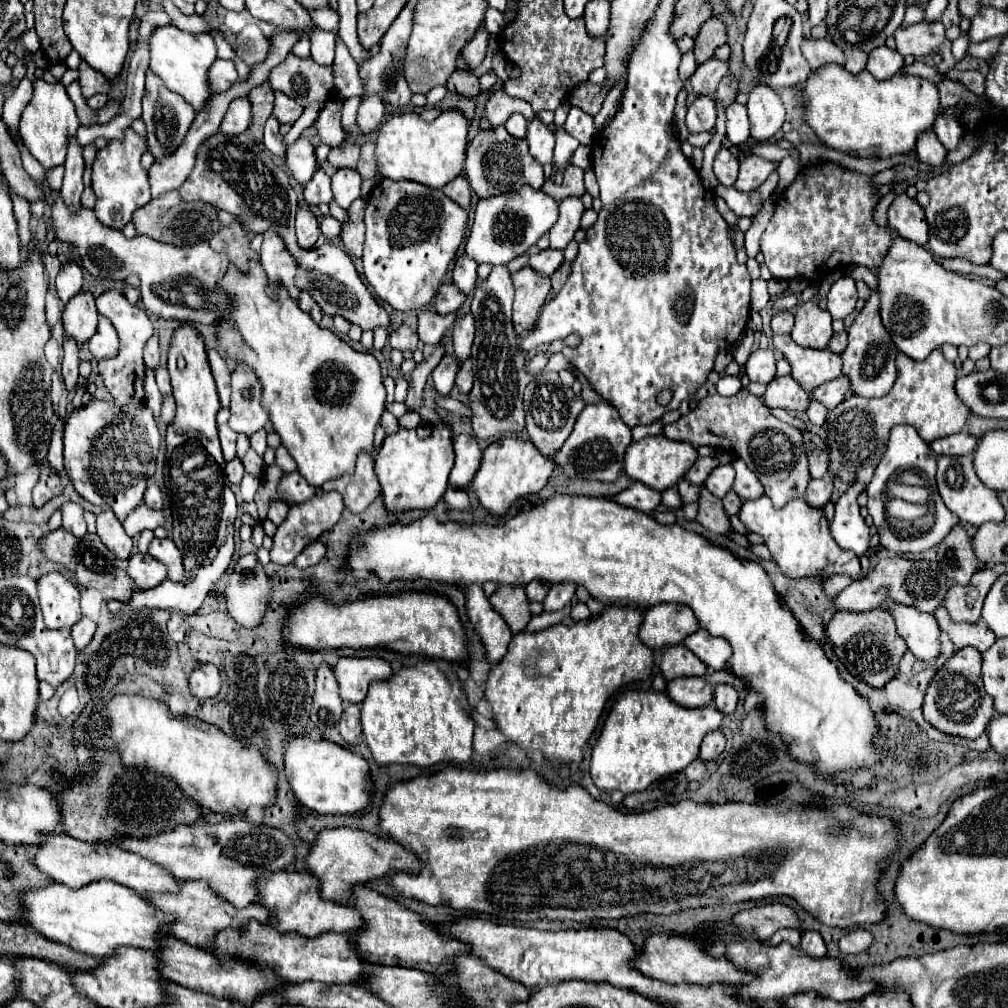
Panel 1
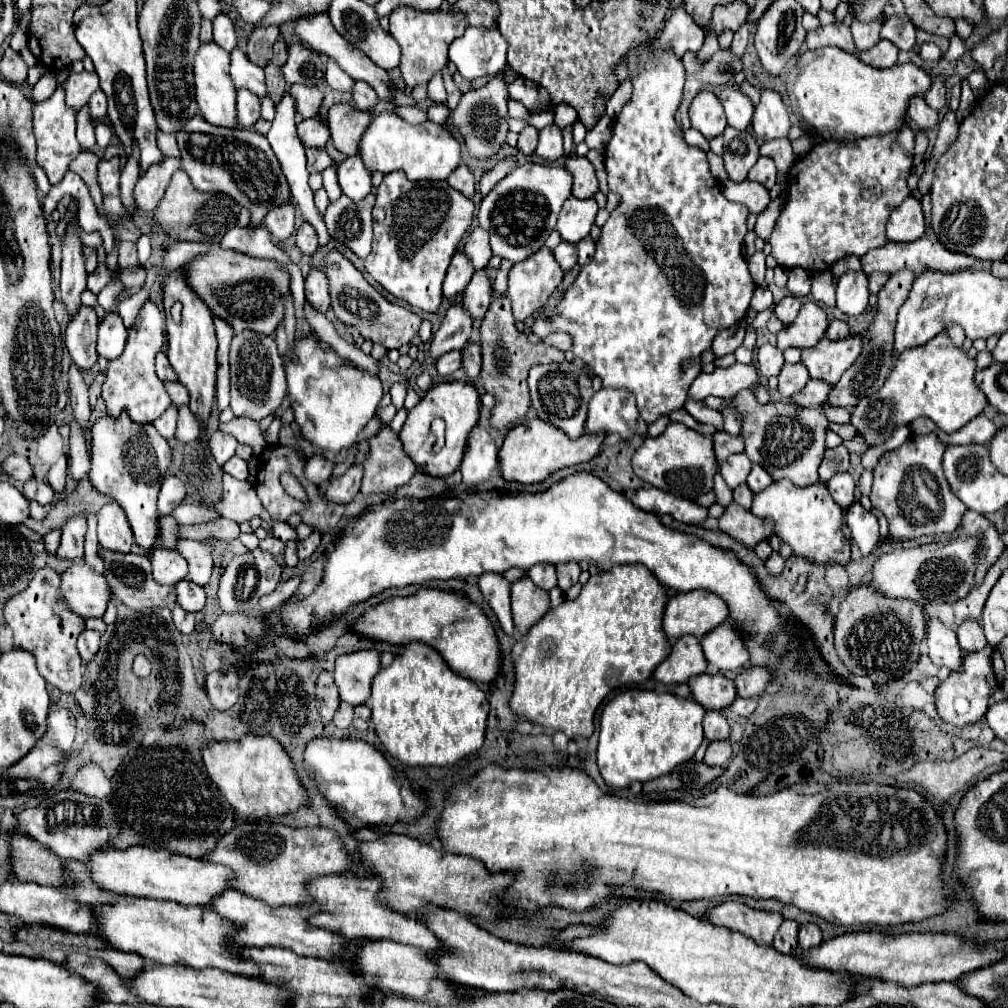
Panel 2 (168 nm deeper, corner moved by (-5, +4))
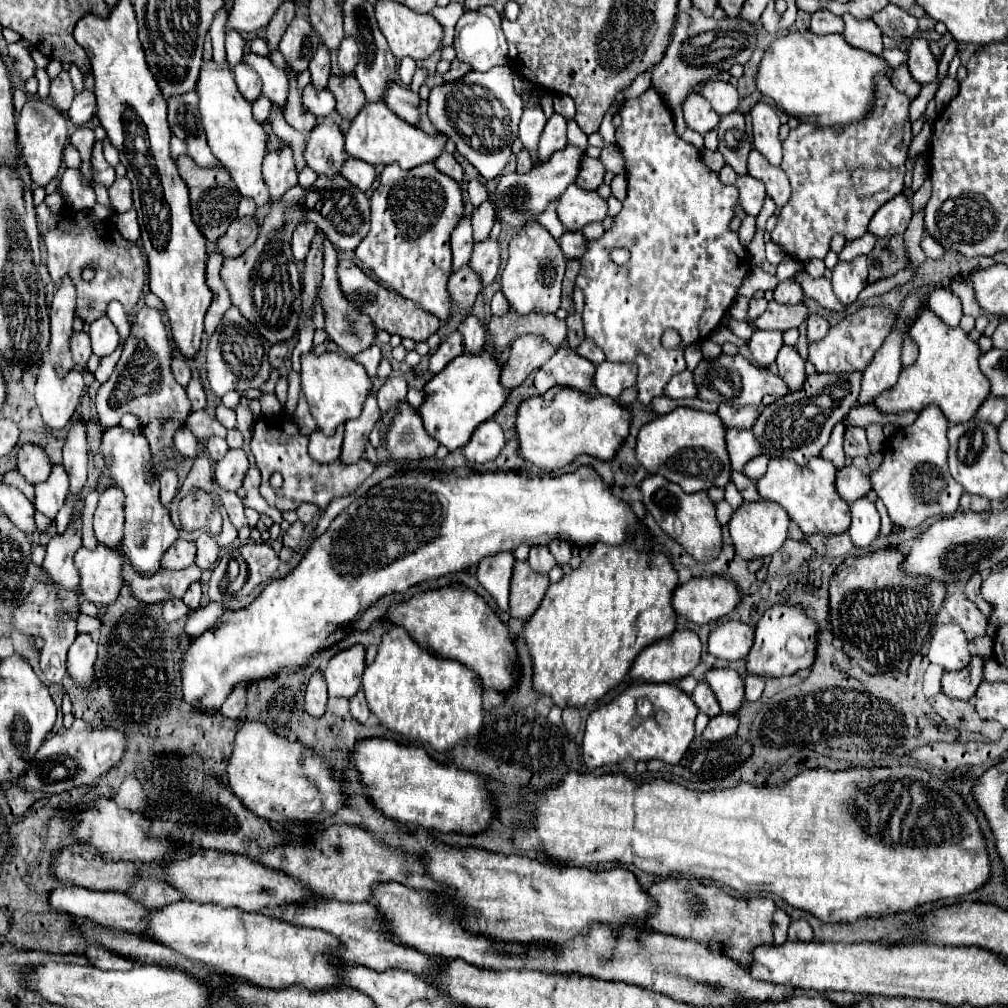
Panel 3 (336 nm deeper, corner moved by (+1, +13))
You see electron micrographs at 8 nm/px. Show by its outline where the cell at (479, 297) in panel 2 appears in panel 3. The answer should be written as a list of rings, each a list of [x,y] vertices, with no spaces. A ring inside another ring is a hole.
[[[486,237],[486,241],[474,243],[470,267],[482,275],[484,287],[490,285],[500,269],[500,243],[498,243],[498,239]]]

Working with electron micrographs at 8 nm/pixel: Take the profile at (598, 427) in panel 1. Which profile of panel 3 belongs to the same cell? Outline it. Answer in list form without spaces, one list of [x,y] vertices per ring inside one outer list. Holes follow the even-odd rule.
[[[602,361],[602,365],[596,367],[594,383],[598,387],[600,395],[610,395],[614,399],[620,397],[620,393],[636,381],[636,371],[634,365],[618,365],[614,361]]]

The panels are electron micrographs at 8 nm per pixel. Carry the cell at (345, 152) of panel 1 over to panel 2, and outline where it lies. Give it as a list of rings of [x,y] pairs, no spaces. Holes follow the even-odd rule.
[[[334,104],[328,112],[330,138],[344,156],[356,156],[360,138],[368,128],[370,112],[362,112],[348,104]]]

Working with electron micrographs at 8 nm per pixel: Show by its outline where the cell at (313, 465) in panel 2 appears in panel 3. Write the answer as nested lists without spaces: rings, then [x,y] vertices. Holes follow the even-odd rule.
[[[340,425],[332,437],[328,437],[316,429],[310,435],[310,445],[308,445],[310,457],[320,461],[320,463],[336,461],[340,457],[340,451],[342,451],[342,437],[344,437],[344,425]]]

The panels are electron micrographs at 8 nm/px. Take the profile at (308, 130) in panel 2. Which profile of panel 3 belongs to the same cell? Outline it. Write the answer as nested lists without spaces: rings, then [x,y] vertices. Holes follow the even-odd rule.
[[[306,85],[306,89],[302,91],[302,99],[304,99],[306,109],[312,111],[318,119],[328,117],[336,107],[336,99],[328,89],[316,91],[312,85]]]

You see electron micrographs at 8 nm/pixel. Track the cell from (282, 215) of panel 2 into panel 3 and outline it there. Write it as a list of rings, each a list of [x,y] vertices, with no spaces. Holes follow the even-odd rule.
[[[284,145],[278,151],[268,151],[268,155],[264,157],[262,171],[272,201],[280,199],[288,189],[298,185],[298,173],[290,145]]]

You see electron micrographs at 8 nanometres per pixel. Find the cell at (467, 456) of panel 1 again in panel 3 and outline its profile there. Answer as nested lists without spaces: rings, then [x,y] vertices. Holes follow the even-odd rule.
[[[490,419],[472,433],[472,439],[464,445],[462,453],[468,461],[486,463],[492,461],[502,451],[504,443],[506,439],[502,427],[494,419]]]

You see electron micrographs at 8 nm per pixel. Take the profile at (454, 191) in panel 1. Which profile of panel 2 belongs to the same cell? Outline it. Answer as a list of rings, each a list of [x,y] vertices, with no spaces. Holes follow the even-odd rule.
[[[460,164],[450,176],[448,176],[448,184],[458,190],[460,194],[464,194],[466,198],[472,198],[474,196],[474,178],[472,178],[472,172]]]

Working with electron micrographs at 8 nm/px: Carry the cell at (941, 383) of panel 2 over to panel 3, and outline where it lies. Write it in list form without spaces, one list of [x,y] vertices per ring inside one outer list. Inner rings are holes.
[[[924,309],[918,315],[918,321],[914,321],[914,325],[910,327],[910,337],[918,343],[918,359],[910,367],[902,369],[900,379],[894,387],[876,397],[876,405],[886,413],[920,413],[928,405],[938,405],[952,425],[970,421],[990,395],[990,381],[978,367],[978,341],[964,333],[960,327],[948,327],[930,309]]]

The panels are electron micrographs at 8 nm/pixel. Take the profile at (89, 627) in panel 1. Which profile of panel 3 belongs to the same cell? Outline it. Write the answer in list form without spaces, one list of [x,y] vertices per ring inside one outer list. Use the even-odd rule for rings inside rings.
[[[78,635],[68,651],[68,675],[72,681],[88,691],[96,691],[94,681],[94,663],[96,663],[96,641],[92,635]]]

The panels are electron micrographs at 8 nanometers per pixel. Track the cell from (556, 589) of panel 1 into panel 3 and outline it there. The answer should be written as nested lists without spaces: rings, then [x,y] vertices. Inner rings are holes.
[[[550,541],[548,549],[550,549],[550,553],[554,555],[554,559],[556,559],[560,565],[570,561],[572,547],[570,547],[570,543],[568,543],[568,541]]]

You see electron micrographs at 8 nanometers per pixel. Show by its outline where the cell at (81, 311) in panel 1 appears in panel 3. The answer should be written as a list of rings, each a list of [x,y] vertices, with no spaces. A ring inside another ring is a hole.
[[[74,331],[72,339],[70,339],[70,349],[72,349],[72,359],[74,359],[74,363],[76,363],[78,367],[86,369],[86,363],[88,363],[90,355],[92,355],[92,347],[90,347],[90,337],[88,337],[88,333],[84,333],[84,331],[78,333],[78,331]]]

